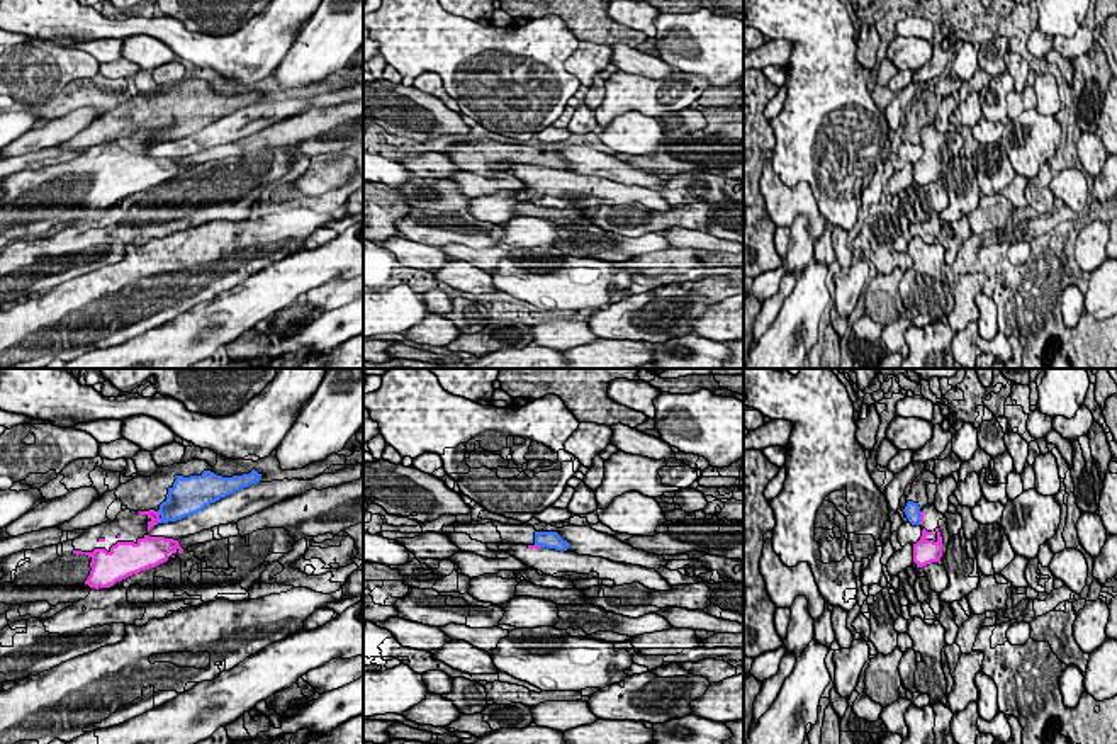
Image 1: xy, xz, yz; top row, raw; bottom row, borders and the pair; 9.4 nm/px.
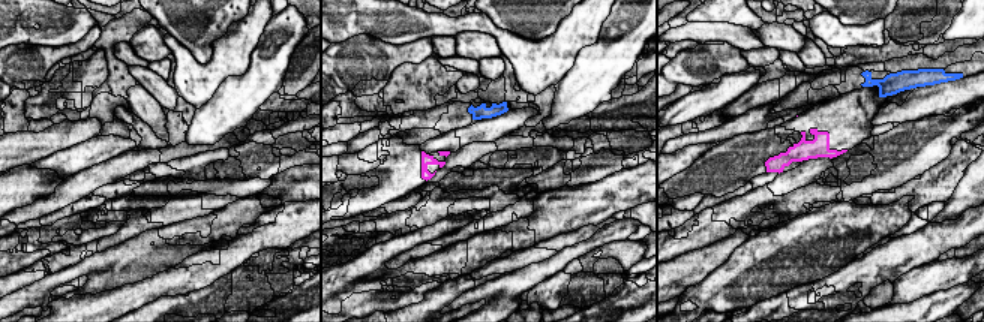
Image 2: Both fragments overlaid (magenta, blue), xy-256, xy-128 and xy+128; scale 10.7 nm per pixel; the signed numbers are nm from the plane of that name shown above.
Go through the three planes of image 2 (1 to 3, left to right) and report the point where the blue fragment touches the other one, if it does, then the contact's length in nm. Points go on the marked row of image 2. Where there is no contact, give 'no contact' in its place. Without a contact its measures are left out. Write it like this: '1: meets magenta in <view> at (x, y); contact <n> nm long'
1: no contact
2: no contact
3: no contact

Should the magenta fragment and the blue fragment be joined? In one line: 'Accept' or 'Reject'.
Reject

